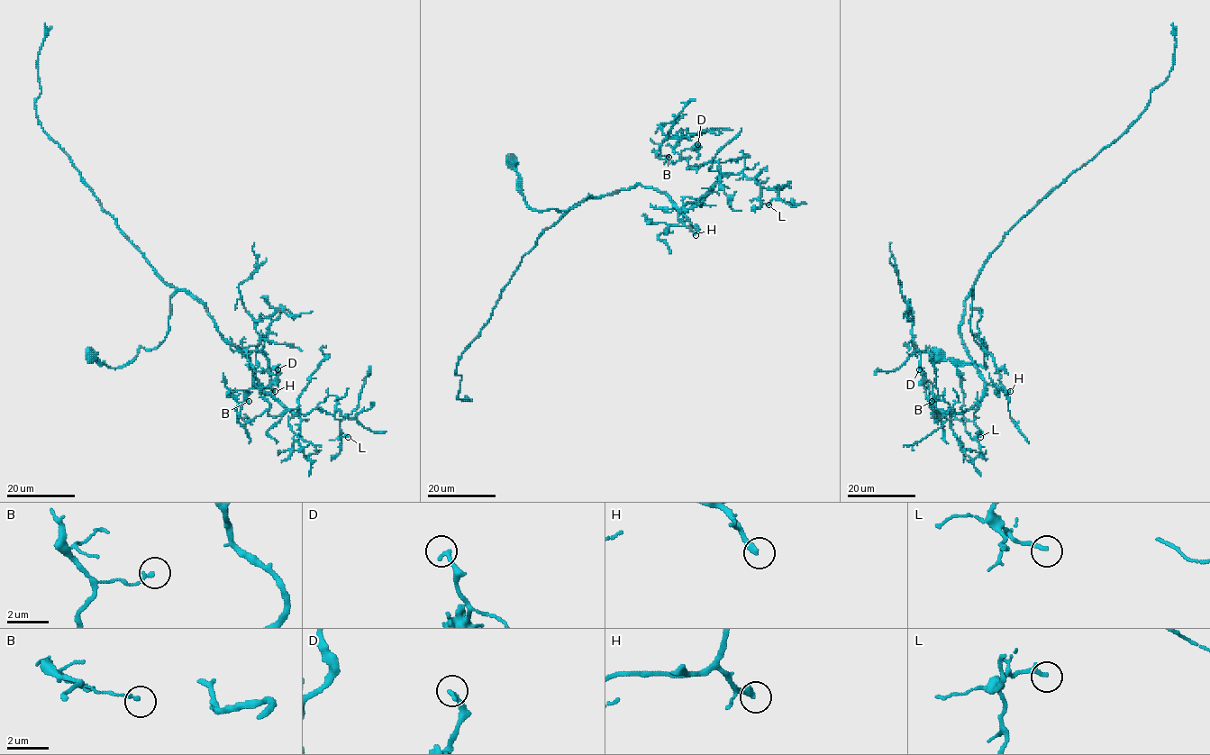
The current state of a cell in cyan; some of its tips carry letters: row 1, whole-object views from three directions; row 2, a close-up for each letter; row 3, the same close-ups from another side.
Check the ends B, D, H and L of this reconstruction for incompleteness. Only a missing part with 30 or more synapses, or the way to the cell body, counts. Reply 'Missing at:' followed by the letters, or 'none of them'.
Missing at: H

